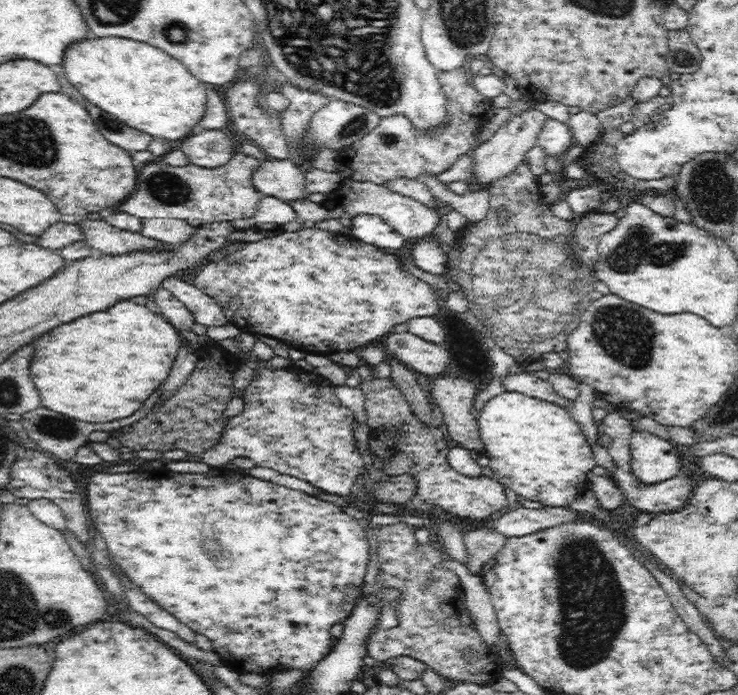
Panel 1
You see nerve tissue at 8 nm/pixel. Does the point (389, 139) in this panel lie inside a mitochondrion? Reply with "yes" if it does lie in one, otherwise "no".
yes

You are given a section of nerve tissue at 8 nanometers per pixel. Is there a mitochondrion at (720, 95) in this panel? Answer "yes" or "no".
no

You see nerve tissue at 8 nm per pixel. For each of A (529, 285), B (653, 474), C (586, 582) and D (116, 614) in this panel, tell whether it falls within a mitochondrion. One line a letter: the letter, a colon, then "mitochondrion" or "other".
A: mitochondrion
B: other
C: mitochondrion
D: other

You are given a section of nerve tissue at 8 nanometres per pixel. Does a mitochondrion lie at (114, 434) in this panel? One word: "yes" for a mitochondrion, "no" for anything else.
no

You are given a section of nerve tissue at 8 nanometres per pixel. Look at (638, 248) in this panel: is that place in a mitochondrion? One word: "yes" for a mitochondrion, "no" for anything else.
yes

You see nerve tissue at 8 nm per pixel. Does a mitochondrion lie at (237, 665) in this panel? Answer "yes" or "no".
no

